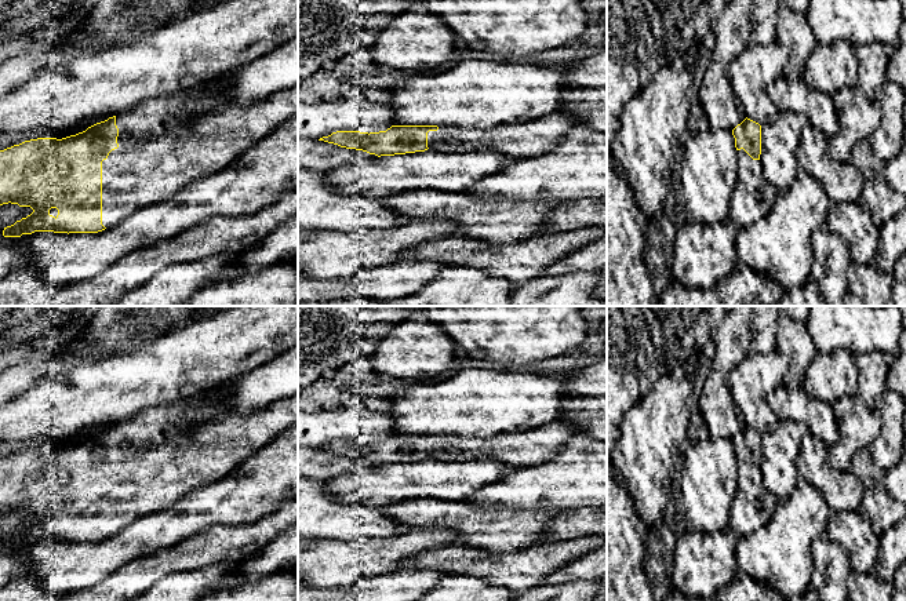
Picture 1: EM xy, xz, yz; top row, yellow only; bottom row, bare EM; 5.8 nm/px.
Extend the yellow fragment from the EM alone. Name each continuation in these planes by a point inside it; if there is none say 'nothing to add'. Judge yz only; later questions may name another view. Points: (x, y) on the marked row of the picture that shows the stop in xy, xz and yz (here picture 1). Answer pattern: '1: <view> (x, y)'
1: yz (752, 199)

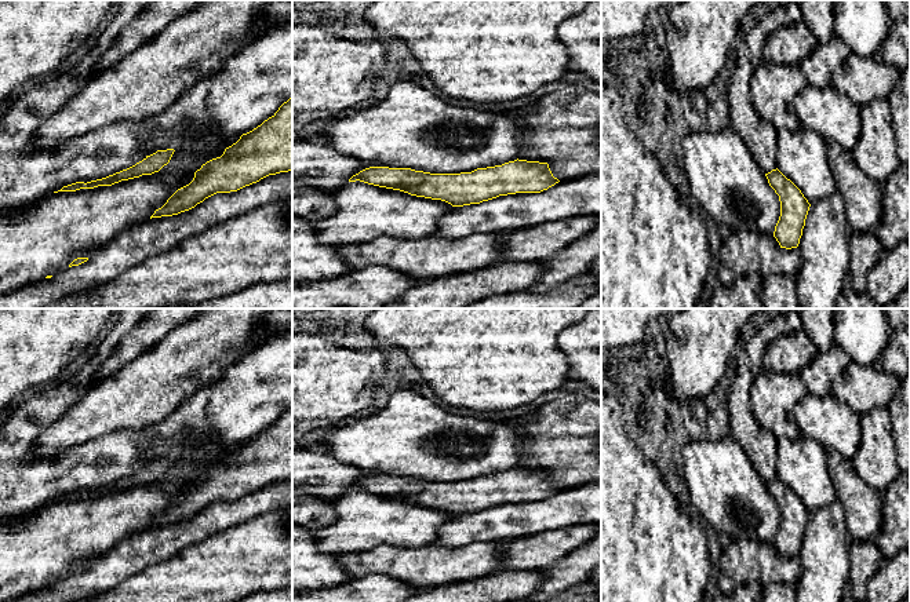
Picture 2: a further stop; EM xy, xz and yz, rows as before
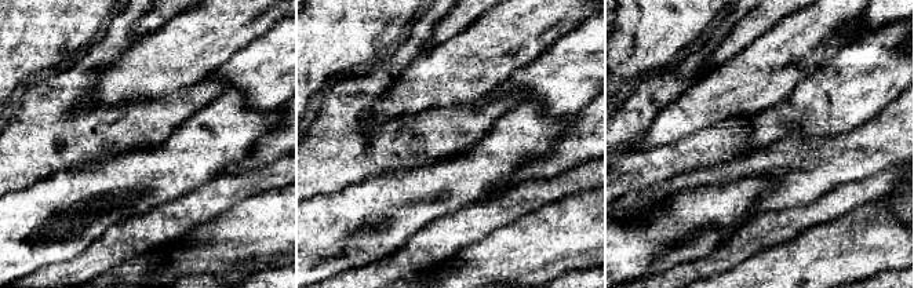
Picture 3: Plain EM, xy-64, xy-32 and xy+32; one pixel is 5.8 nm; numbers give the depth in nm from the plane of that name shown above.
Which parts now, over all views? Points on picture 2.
nothing to add

